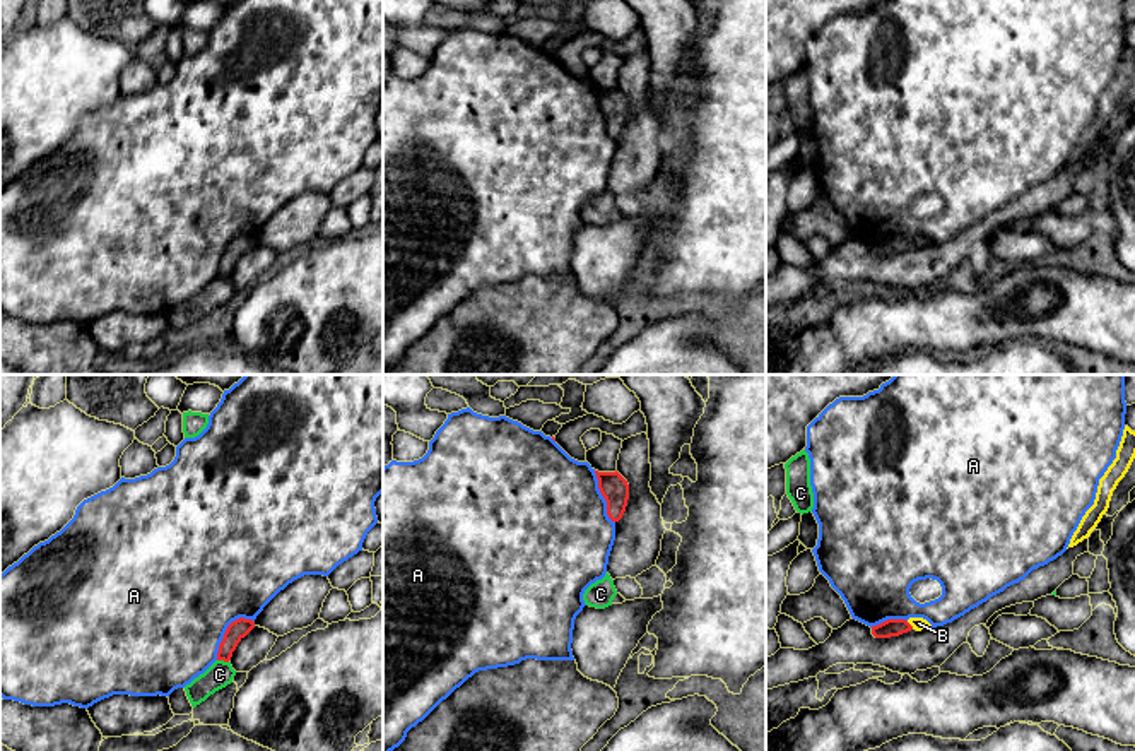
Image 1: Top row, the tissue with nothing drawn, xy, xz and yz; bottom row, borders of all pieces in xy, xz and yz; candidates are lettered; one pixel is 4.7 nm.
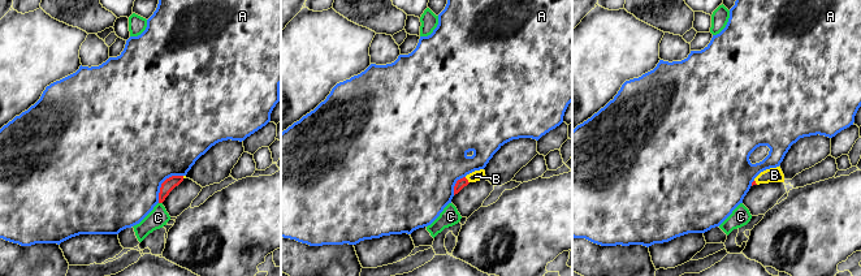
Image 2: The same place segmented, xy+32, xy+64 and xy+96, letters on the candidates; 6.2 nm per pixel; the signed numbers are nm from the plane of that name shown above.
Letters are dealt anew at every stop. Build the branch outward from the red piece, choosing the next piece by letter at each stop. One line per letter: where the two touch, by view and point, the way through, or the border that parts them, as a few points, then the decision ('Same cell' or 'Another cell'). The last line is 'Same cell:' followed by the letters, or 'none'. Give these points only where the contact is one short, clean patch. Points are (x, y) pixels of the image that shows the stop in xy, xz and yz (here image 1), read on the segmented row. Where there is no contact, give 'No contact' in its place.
A: Touches red at xy (226, 630). Another cell
B: Touches red at yz (910, 625). Path across: yz (889, 628), (910, 625), (918, 623). Same cell
C: Touches red at xy (223, 659). Boundary: xy (217, 659), (228, 662). Another cell
Same cell: B

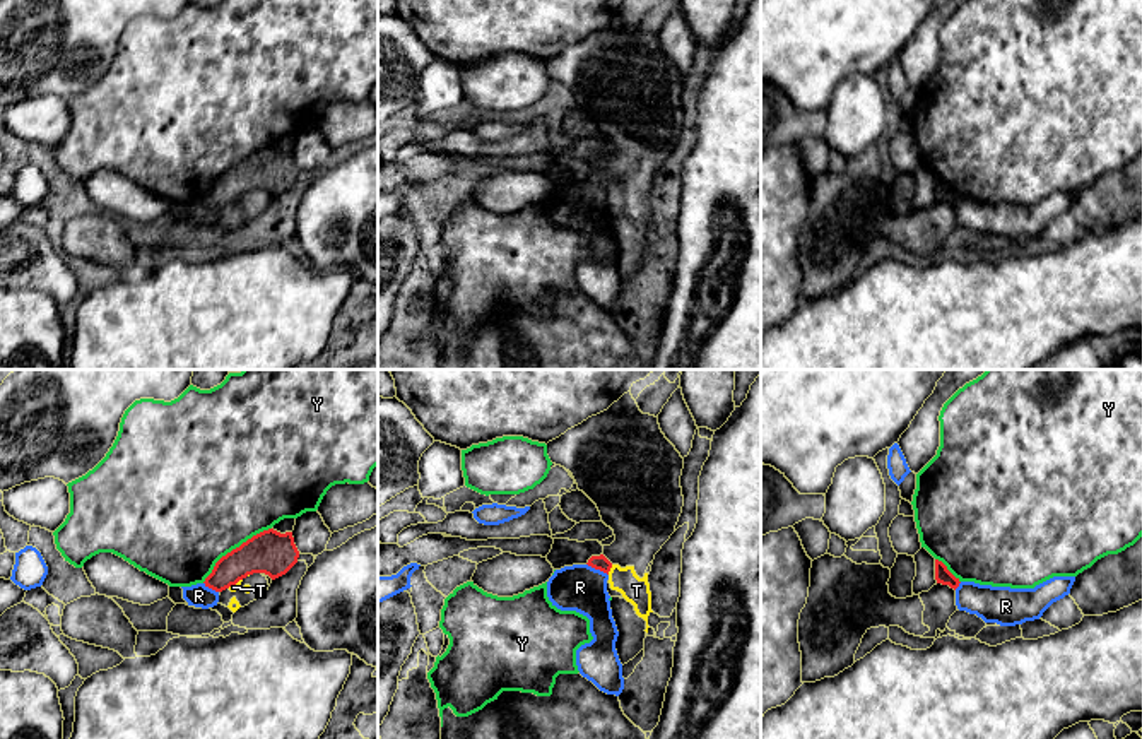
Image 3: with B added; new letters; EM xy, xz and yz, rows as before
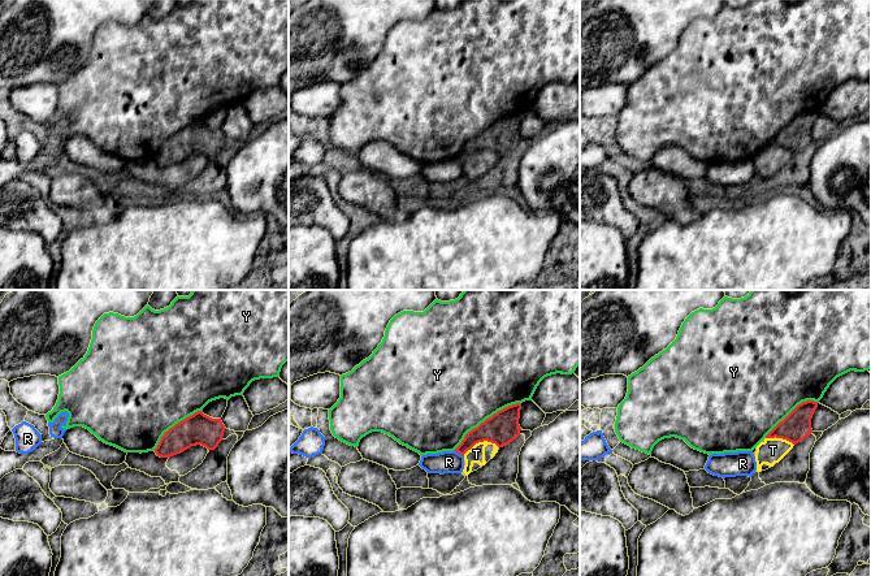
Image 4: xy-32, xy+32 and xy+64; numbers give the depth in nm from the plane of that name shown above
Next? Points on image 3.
R: Touches red at xz (597, 568). Another cell
T: Touches red at xz (609, 570). Boundary: xz (612, 565), (607, 573). Another cell
Y: Touches red at xy (233, 549). Another cell
Same cell: none

